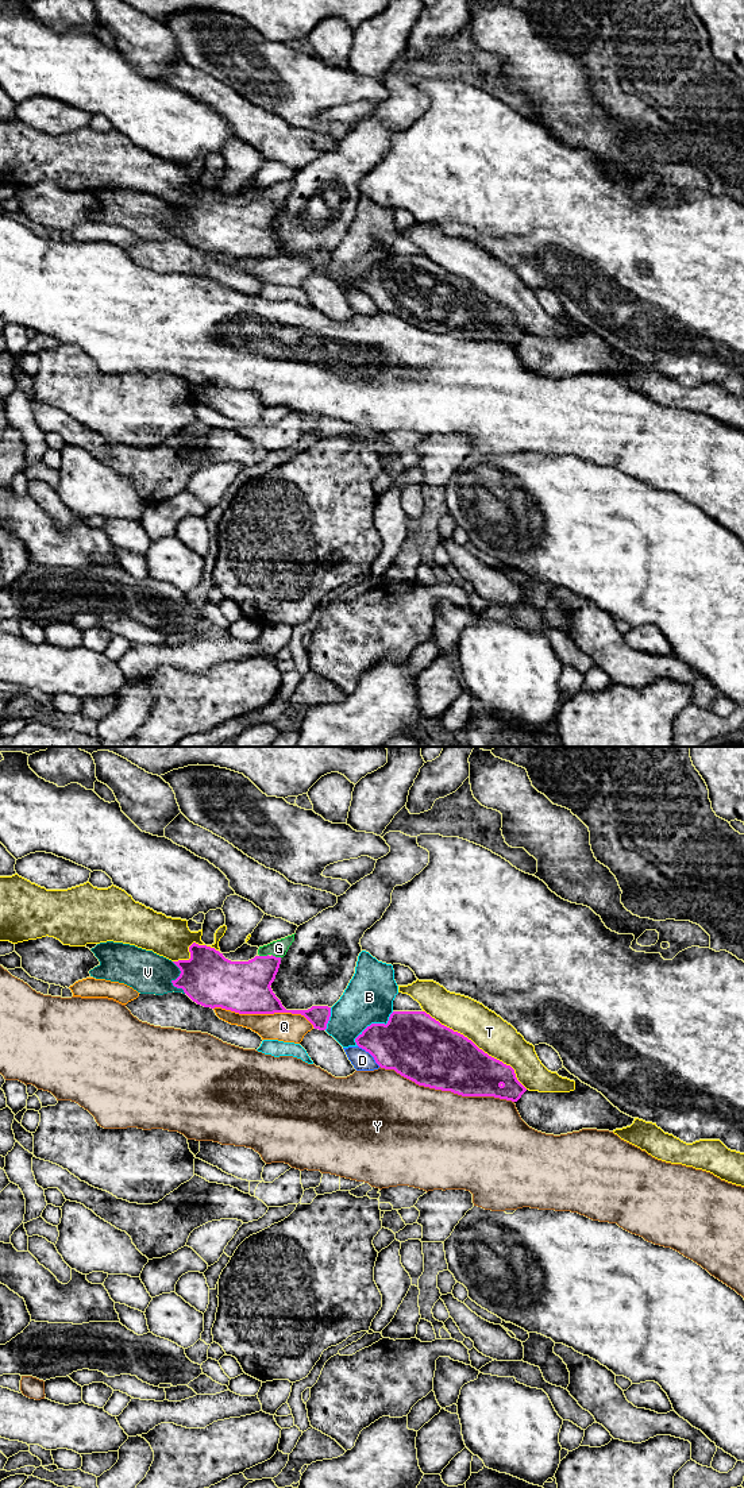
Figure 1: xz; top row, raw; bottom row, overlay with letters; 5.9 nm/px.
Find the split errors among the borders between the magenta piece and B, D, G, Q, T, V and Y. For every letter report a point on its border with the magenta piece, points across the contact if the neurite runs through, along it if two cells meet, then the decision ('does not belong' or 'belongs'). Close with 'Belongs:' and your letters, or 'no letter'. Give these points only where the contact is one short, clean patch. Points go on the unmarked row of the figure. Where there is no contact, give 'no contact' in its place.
B: xz (373, 268) | does not belong
D: xz (370, 297) | does not belong
G: xz (263, 200) | across xz (243, 231), (263, 211), (263, 200), (272, 192), (278, 192) | belongs
Q: xz (263, 257) | does not belong
T: xz (477, 290) | does not belong
V: xz (176, 223) | does not belong
Y: xz (447, 334) | does not belong
Belongs: G

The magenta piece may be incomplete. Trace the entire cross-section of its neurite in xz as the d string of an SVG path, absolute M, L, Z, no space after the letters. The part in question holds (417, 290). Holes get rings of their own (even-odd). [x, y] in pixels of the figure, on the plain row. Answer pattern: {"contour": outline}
{"contour": "M393 255L388 267L371 267L356 282L385 313L394 313L419 329L451 335L462 340L494 340L517 346L527 332L510 309L489 300L471 284L442 269L425 255Z"}

